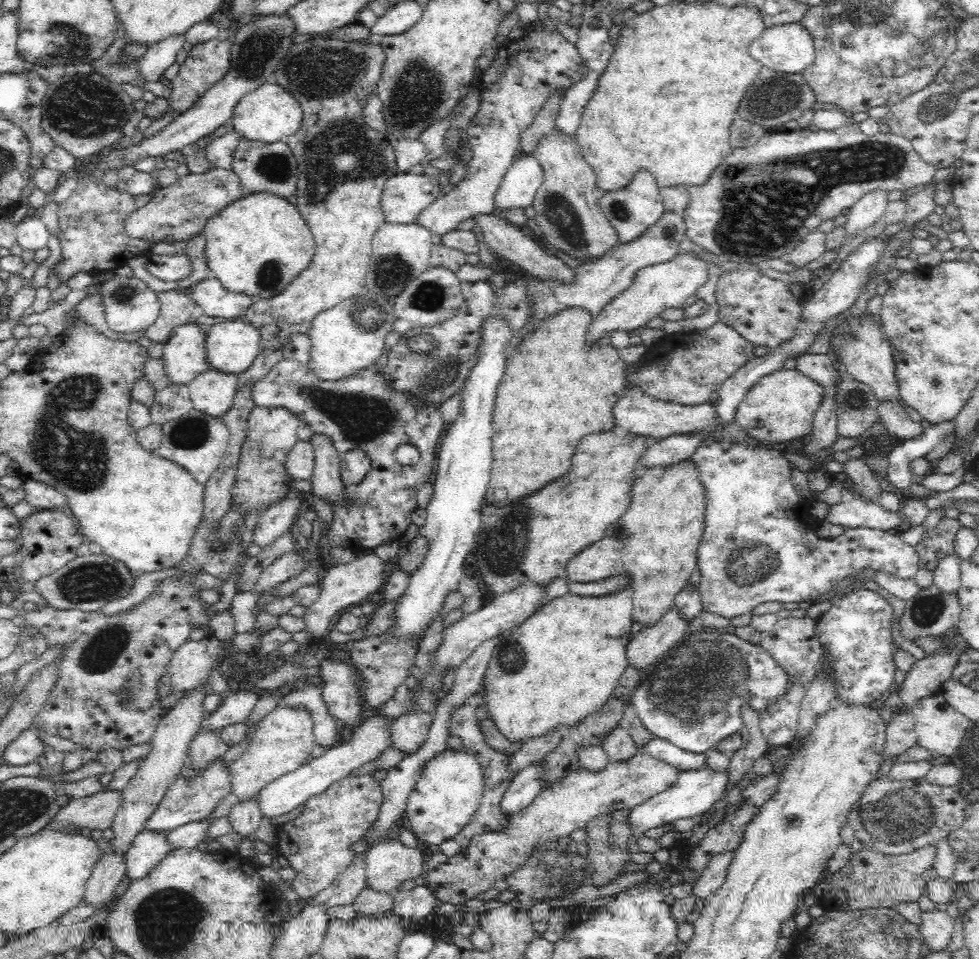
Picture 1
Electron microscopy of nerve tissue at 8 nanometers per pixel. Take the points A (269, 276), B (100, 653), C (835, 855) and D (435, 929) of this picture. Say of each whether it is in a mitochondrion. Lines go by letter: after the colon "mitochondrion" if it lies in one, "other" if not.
A: mitochondrion
B: mitochondrion
C: other
D: other

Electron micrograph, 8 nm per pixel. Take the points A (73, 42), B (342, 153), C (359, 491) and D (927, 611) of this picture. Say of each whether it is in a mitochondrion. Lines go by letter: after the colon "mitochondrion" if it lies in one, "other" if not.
A: mitochondrion
B: mitochondrion
C: other
D: mitochondrion

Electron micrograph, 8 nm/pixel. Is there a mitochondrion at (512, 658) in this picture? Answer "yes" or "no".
yes

